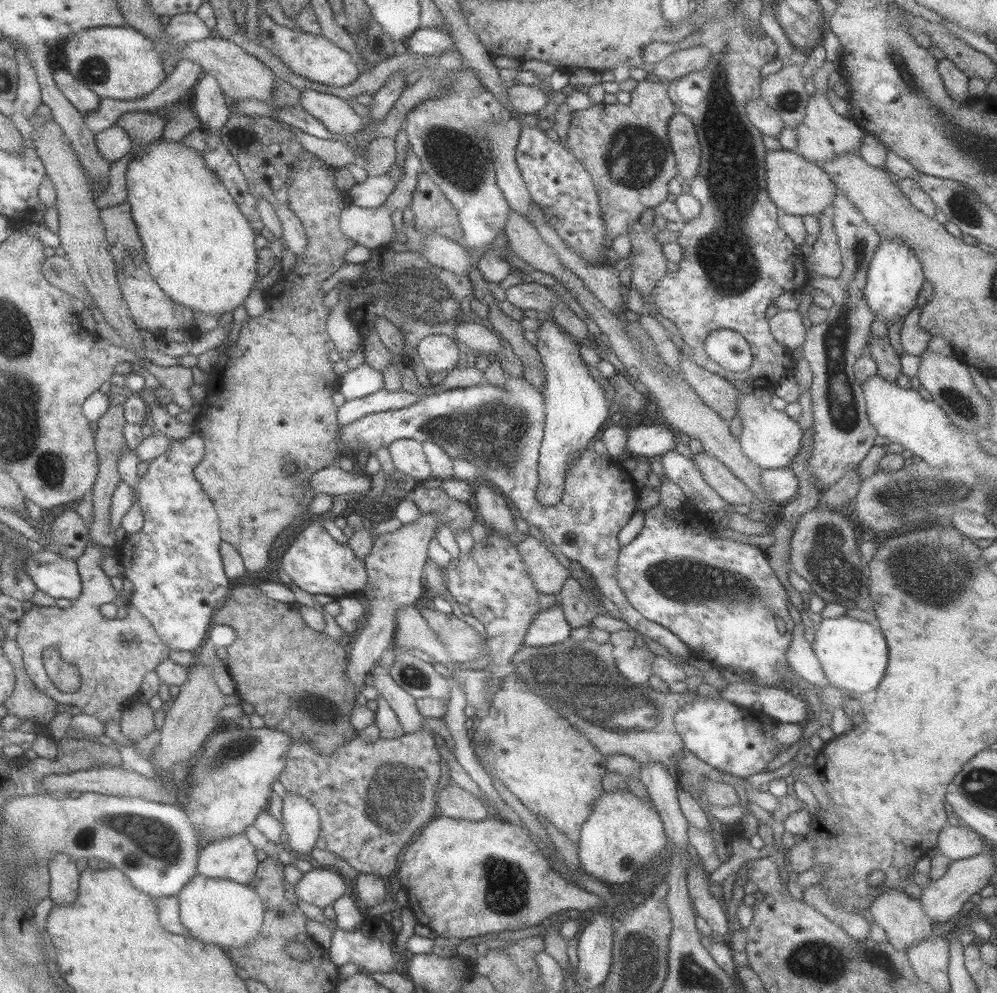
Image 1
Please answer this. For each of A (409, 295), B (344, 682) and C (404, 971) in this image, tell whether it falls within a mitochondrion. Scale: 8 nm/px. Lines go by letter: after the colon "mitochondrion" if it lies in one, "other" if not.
A: mitochondrion
B: other
C: other

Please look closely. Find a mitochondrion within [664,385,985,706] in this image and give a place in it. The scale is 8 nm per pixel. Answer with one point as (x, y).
(923, 563)

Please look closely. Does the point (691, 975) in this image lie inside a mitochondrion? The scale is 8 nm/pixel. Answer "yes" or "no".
yes

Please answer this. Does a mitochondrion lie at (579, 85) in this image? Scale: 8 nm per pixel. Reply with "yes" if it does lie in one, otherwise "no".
no

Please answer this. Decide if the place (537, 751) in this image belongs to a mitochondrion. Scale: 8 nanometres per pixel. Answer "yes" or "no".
no

